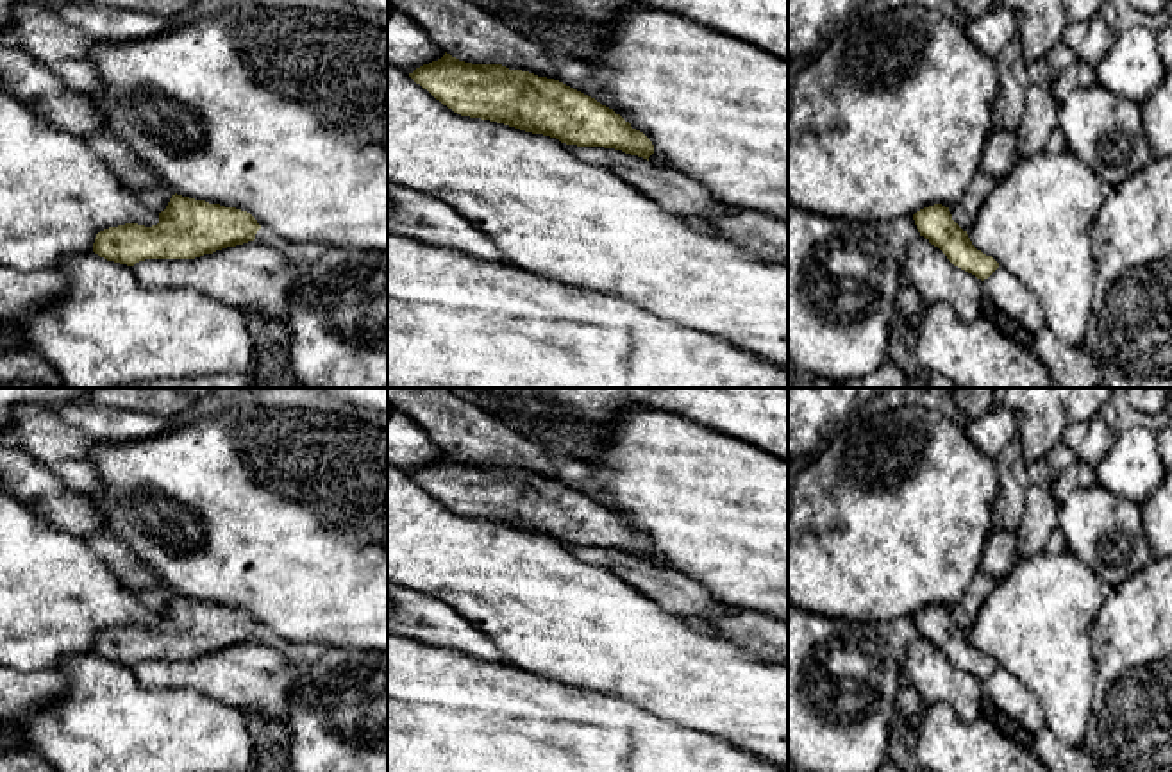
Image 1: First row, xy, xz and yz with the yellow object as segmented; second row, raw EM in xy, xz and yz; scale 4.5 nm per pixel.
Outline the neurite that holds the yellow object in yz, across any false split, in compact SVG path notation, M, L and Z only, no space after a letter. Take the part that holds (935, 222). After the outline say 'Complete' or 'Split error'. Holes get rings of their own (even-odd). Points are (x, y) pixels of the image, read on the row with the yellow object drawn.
M942 204L924 207L913 214L913 220L920 236L938 247L954 266L981 281L999 268L992 256L983 254L972 245L967 231L952 220L949 207Z. Complete

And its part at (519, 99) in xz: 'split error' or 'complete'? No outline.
complete

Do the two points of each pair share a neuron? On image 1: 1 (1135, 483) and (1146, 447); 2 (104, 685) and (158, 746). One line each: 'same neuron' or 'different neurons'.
1: same neuron
2: same neuron

